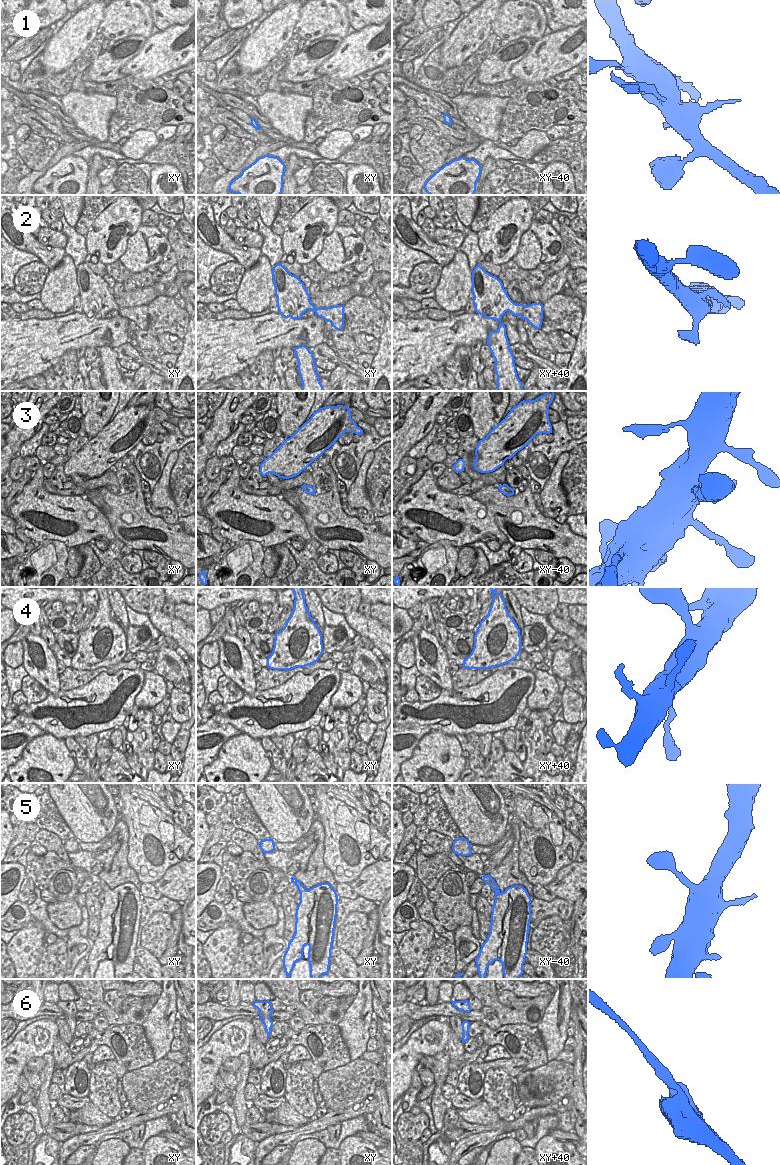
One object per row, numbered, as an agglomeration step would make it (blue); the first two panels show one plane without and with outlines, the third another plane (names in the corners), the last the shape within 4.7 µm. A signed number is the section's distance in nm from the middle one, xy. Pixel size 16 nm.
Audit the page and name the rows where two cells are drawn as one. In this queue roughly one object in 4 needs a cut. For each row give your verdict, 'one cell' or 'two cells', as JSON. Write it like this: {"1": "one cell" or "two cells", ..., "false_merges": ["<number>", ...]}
{"1": "two cells", "2": "one cell", "3": "one cell", "4": "one cell", "5": "one cell", "6": "one cell", "false_merges": ["1"]}

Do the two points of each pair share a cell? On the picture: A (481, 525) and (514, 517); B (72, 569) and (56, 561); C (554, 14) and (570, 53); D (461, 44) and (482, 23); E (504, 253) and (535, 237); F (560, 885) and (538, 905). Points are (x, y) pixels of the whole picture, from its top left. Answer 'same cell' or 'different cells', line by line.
A: different cells
B: different cells
C: different cells
D: same cell
E: different cells
F: different cells

